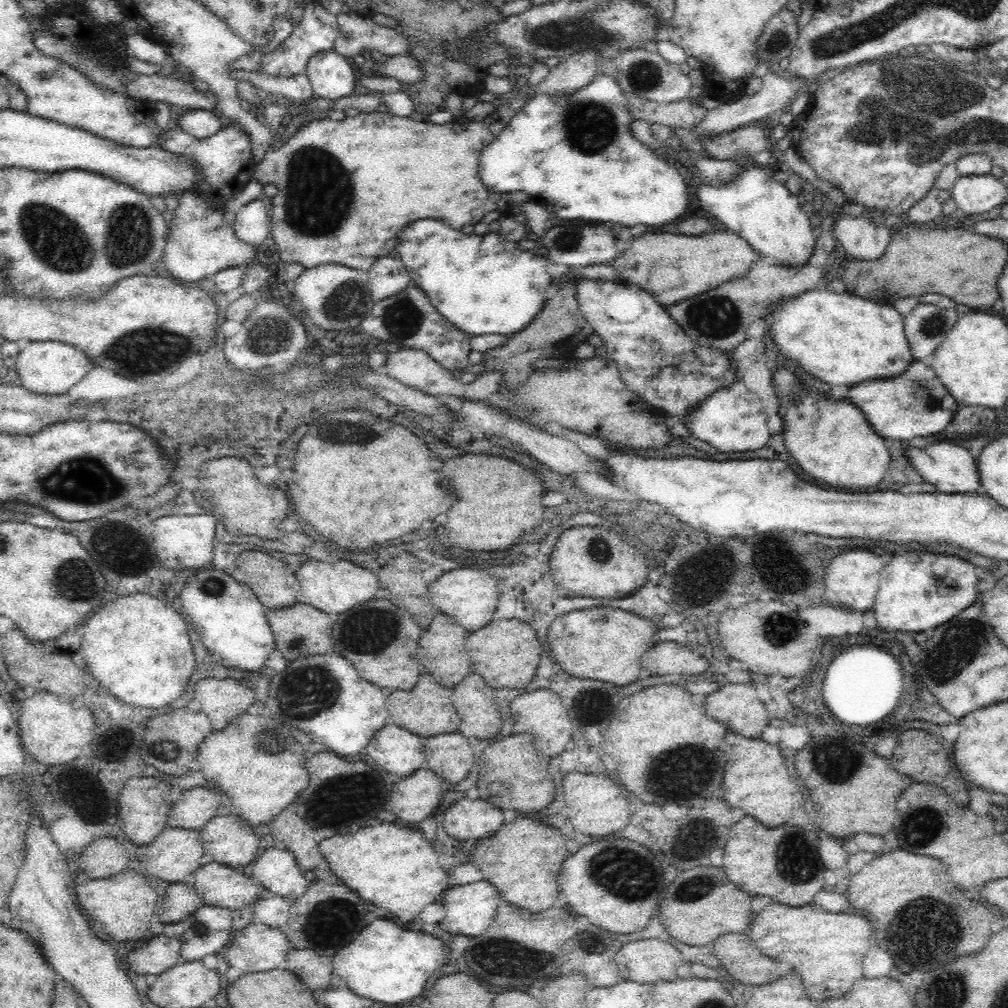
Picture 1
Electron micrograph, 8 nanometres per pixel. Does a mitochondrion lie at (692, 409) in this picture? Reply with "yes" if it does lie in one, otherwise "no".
no

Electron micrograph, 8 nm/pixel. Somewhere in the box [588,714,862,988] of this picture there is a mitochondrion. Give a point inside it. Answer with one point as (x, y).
(680, 770)

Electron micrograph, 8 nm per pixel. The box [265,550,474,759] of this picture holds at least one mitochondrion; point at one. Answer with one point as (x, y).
(311, 692)

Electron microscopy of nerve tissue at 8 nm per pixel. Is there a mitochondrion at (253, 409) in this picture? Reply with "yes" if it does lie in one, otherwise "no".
no

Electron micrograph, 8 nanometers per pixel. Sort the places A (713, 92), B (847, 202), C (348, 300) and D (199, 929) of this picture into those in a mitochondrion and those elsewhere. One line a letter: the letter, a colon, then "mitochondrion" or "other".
A: other
B: other
C: mitochondrion
D: other

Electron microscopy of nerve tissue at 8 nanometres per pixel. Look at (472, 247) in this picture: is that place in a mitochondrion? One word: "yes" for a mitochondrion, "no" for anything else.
no

